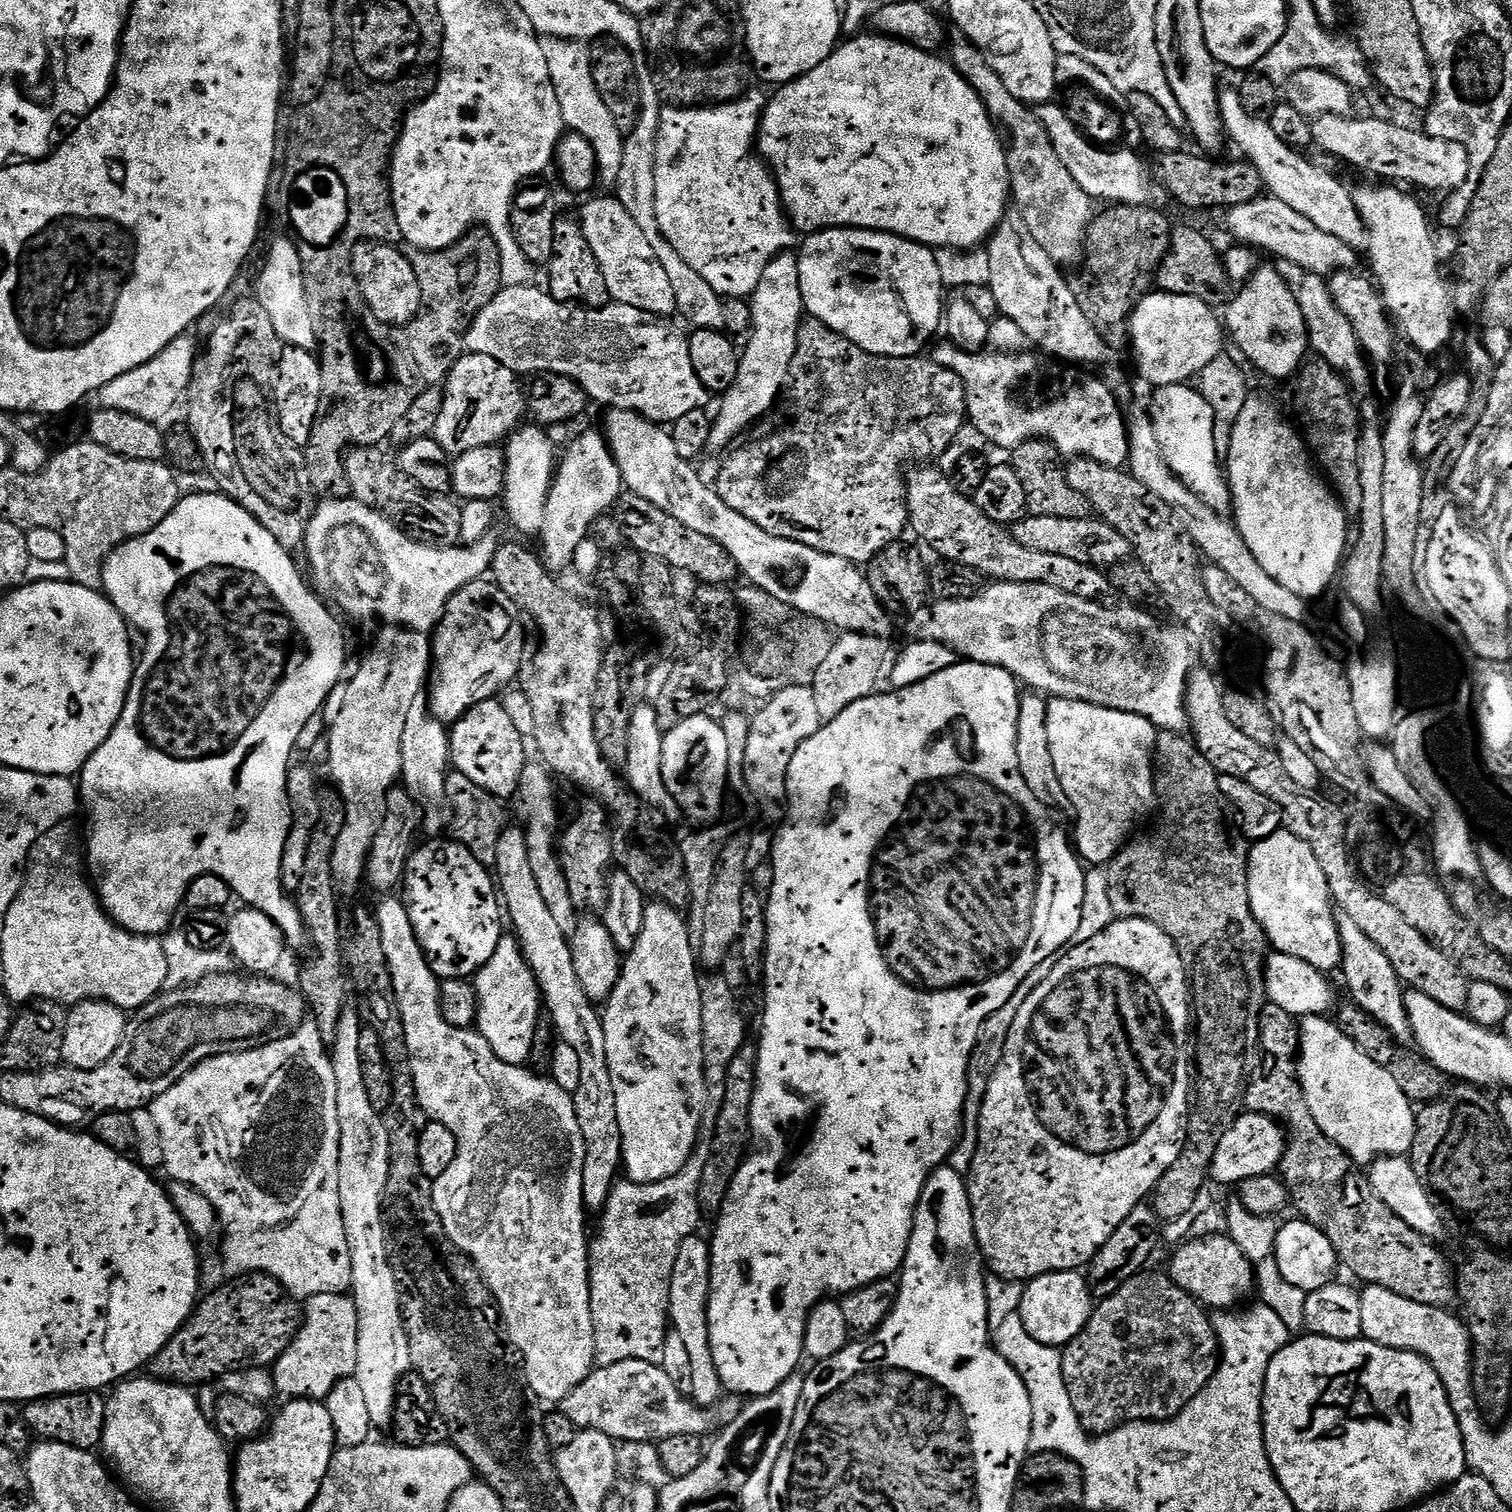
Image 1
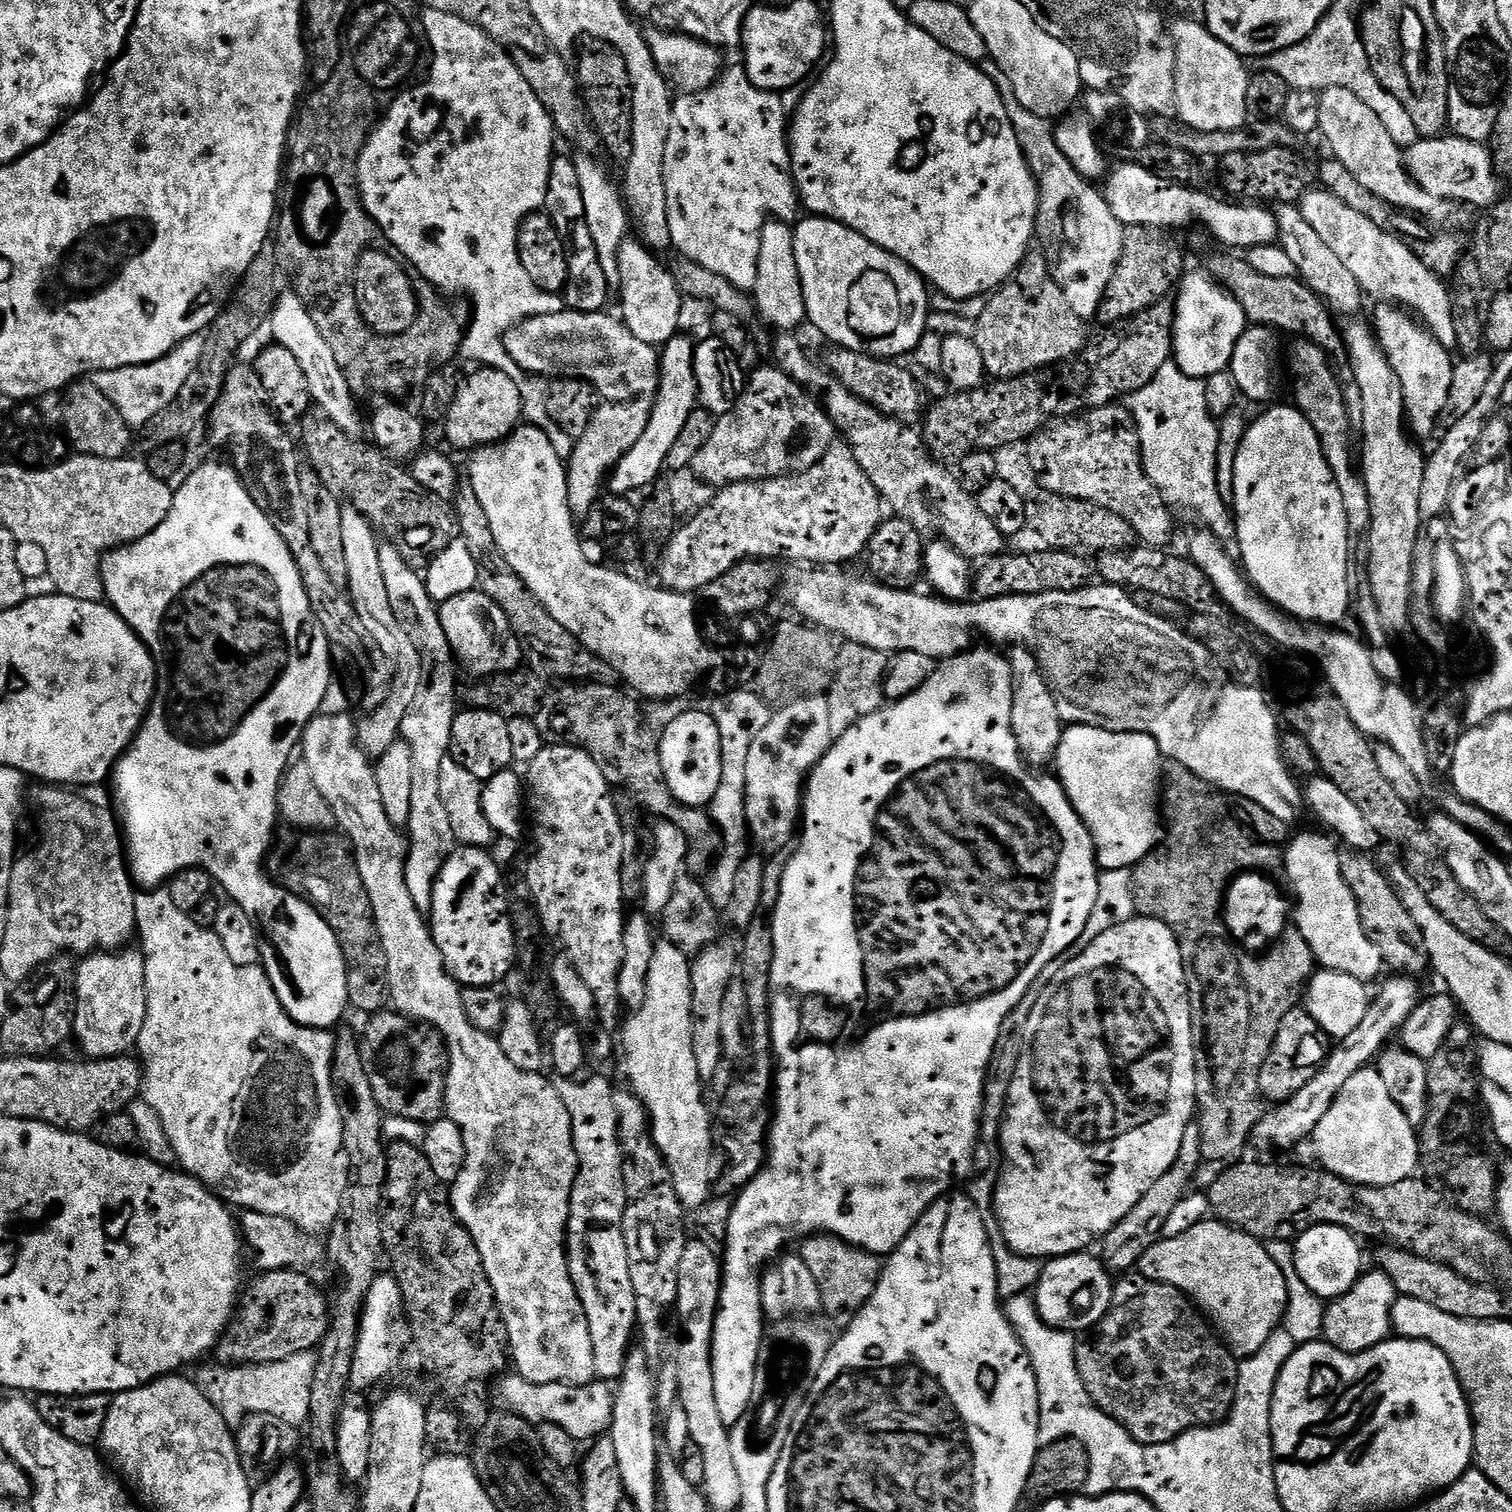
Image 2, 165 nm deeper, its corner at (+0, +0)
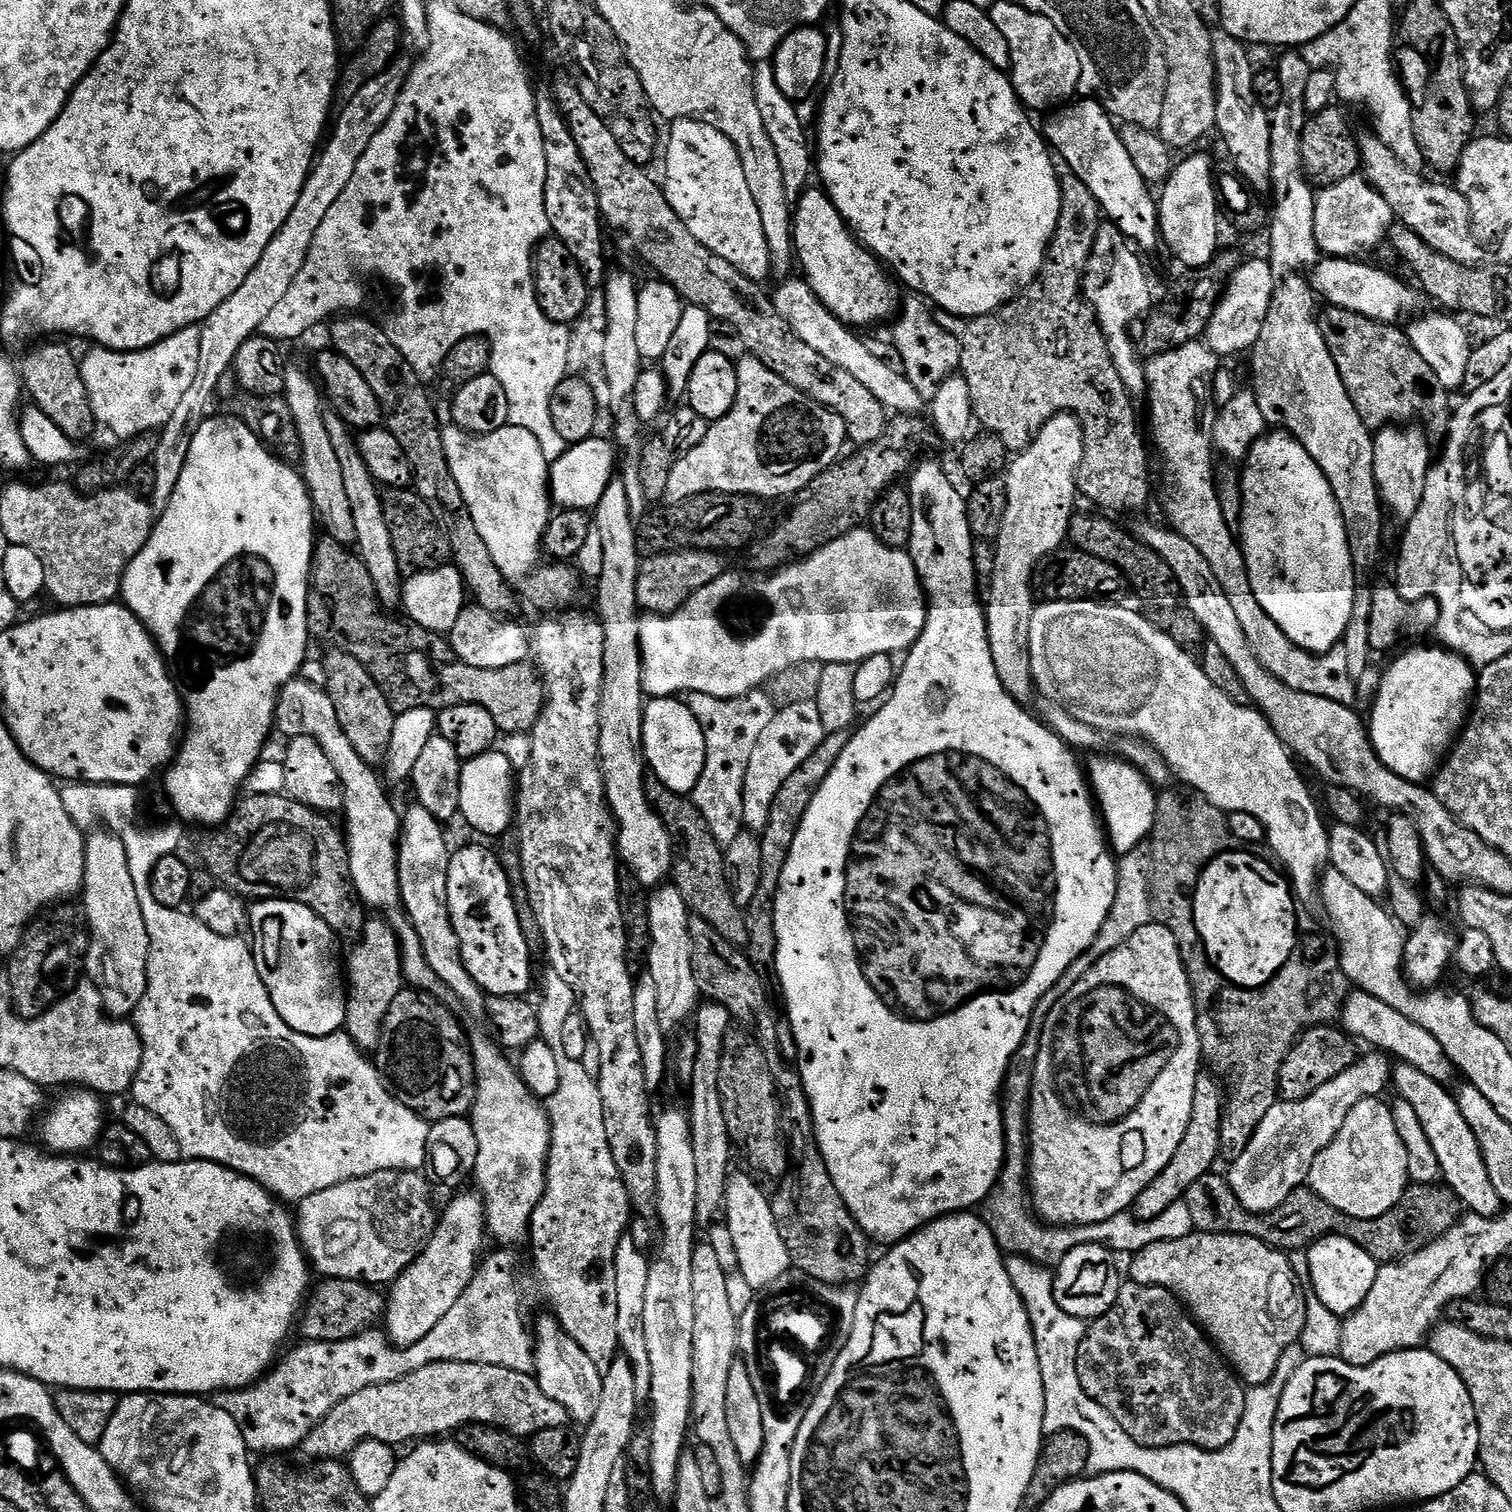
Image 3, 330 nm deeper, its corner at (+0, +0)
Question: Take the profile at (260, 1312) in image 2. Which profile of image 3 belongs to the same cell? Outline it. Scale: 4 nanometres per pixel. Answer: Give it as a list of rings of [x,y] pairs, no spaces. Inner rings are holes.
[[[324,1278],[321,1284],[311,1289],[306,1303],[302,1309],[302,1315],[298,1320],[298,1332],[308,1342],[342,1342],[355,1336],[361,1336],[364,1332],[371,1332],[384,1319],[384,1306],[386,1296],[379,1287],[364,1284],[361,1280],[333,1280]]]

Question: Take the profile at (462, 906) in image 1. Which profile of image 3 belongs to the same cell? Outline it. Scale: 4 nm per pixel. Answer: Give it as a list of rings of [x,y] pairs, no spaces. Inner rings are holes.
[[[472,844],[451,853],[448,862],[448,909],[462,946],[462,962],[488,996],[524,996],[532,984],[534,957],[528,952],[510,882],[495,851]]]

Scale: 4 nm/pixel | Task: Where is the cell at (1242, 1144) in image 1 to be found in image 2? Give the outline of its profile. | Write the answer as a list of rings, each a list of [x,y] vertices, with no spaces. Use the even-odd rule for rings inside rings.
[[[1396,974],[1390,976],[1379,990],[1377,996],[1368,1005],[1366,1017],[1362,1018],[1361,1025],[1354,1030],[1354,1034],[1350,1034],[1345,1040],[1339,1041],[1340,1048],[1333,1047],[1330,1055],[1325,1059],[1324,1067],[1317,1072],[1314,1078],[1310,1078],[1310,1082],[1306,1082],[1306,1086],[1302,1086],[1302,1090],[1298,1090],[1298,1094],[1294,1094],[1291,1099],[1281,1101],[1272,1107],[1269,1107],[1260,1117],[1260,1120],[1255,1124],[1252,1131],[1251,1143],[1254,1148],[1260,1150],[1270,1150],[1276,1148],[1278,1150],[1288,1150],[1300,1143],[1303,1139],[1306,1140],[1313,1132],[1316,1131],[1318,1122],[1322,1120],[1323,1115],[1330,1106],[1338,1093],[1342,1090],[1342,1086],[1346,1086],[1346,1082],[1350,1082],[1350,1078],[1358,1070],[1369,1067],[1370,1062],[1375,1061],[1379,1057],[1382,1049],[1387,1045],[1386,1041],[1394,1032],[1401,1031],[1405,1020],[1417,1008],[1421,999],[1422,993],[1419,992],[1416,981],[1413,977],[1406,974]]]

